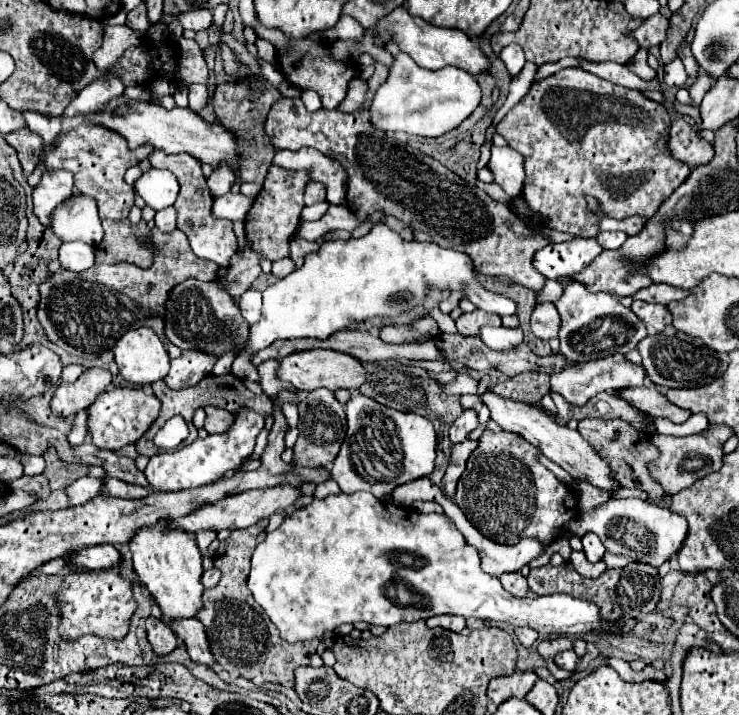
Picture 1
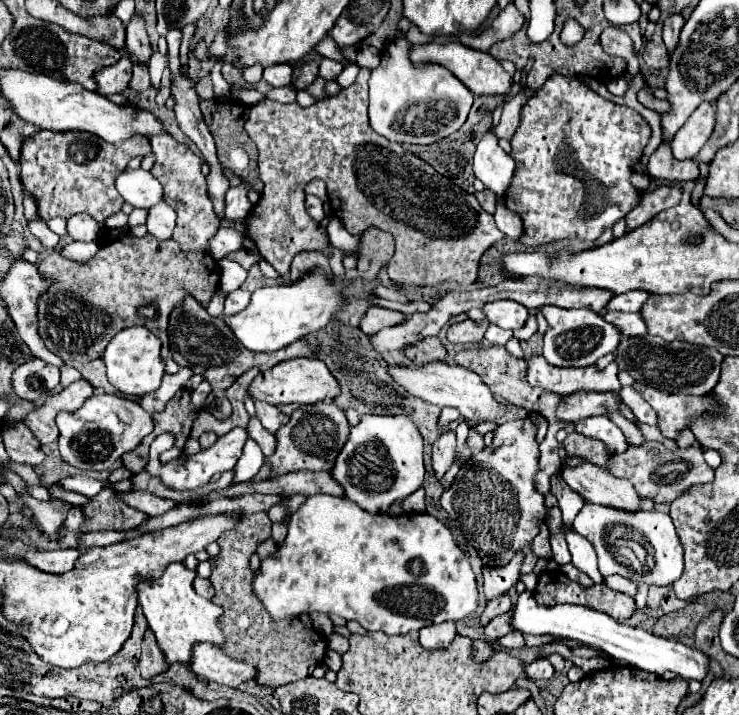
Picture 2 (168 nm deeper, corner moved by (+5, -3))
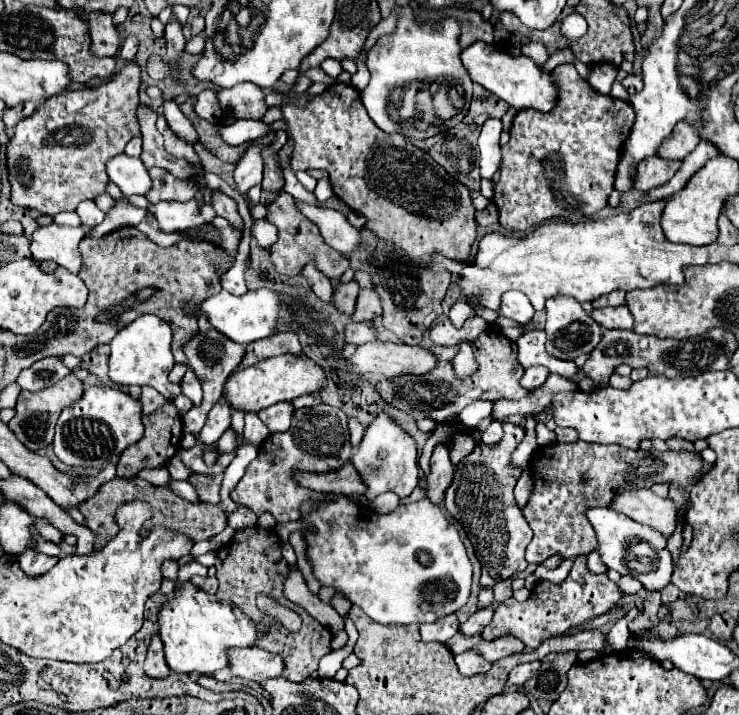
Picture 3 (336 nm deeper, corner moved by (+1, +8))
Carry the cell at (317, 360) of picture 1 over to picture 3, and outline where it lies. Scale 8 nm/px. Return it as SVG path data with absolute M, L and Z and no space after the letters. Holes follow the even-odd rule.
M279 355L271 357L265 361L259 361L253 367L235 371L223 389L225 401L229 403L231 409L235 411L245 411L245 413L259 413L265 407L271 407L279 401L293 401L301 395L307 393L317 393L325 385L325 371L315 365L309 357L289 357L289 355Z

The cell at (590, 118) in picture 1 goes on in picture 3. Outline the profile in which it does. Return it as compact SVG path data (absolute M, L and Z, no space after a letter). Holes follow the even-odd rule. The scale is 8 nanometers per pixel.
M559 65L551 75L559 85L557 107L551 113L537 113L535 109L519 111L509 131L511 139L501 147L501 177L495 183L493 203L499 209L499 223L507 231L529 231L553 217L579 221L581 217L599 213L613 191L619 155L631 133L633 109L627 101L593 93L573 65Z

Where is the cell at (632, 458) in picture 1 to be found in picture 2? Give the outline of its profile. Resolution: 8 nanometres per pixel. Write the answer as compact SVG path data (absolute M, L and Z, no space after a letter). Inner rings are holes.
M571 432L567 434L565 442L563 442L563 448L569 456L581 456L581 458L587 458L589 462L597 464L599 468L603 470L609 470L609 458L613 456L609 452L609 448L597 440L597 438L589 438L589 436L583 436L579 432Z

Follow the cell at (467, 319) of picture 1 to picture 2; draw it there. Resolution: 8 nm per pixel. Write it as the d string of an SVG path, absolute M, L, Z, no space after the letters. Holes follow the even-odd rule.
M465 320L459 324L451 324L447 330L447 338L455 344L467 344L467 342L481 342L485 330L487 330L489 322L481 320L481 322L473 322L473 320Z

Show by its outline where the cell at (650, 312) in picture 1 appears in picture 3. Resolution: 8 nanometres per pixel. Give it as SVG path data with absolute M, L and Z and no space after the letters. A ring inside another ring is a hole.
M627 305L593 309L589 315L591 315L603 329L633 329L633 317L631 317Z

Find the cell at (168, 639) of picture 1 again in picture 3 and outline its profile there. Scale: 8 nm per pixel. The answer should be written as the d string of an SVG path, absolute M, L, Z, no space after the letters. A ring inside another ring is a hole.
M153 635L151 647L145 659L145 673L155 679L165 679L169 675L169 667L165 665L165 655L163 655L163 641L159 635Z

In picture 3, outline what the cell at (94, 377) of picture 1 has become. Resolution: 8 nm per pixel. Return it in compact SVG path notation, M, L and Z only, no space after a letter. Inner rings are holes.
M69 373L69 377L61 379L59 383L55 383L53 387L47 387L43 391L37 391L37 393L21 391L21 395L17 399L17 405L15 405L15 417L7 423L7 427L15 433L15 437L29 451L41 451L53 441L55 423L57 423L57 417L59 417L61 409L75 403L81 395L83 395L83 383L73 373Z

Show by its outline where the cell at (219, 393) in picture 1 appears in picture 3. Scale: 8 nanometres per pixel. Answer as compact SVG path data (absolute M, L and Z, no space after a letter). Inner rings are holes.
M165 403L155 413L145 415L143 427L145 427L143 437L135 445L125 449L125 453L121 453L121 457L117 461L117 477L135 477L141 469L163 467L177 453L179 441L181 441L181 435L183 435L183 423L181 423L181 417L179 417L179 411L175 409L175 405Z

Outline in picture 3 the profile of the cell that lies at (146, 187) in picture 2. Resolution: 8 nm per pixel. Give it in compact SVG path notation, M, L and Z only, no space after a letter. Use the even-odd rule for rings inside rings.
M125 153L107 161L107 175L123 191L125 197L145 195L151 185L151 177L143 161Z

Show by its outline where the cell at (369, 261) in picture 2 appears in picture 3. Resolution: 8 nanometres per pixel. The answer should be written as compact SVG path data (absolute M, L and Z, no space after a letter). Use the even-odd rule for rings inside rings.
M355 281L345 283L345 285L337 285L335 293L333 293L333 305L337 311L351 315L355 309L355 301L357 301L357 293L359 293L359 285Z

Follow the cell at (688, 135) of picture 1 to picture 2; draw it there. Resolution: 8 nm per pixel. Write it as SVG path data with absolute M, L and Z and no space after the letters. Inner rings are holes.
M663 142L649 158L647 172L663 180L695 180L699 178L699 164L691 158L677 160L671 152L671 144Z

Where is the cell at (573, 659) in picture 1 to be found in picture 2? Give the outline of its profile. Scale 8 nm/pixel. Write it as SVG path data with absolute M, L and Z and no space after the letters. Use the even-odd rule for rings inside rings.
M539 658L539 660L531 662L527 668L527 676L531 680L549 680L553 674L555 674L555 668L551 666L551 662L547 658Z

